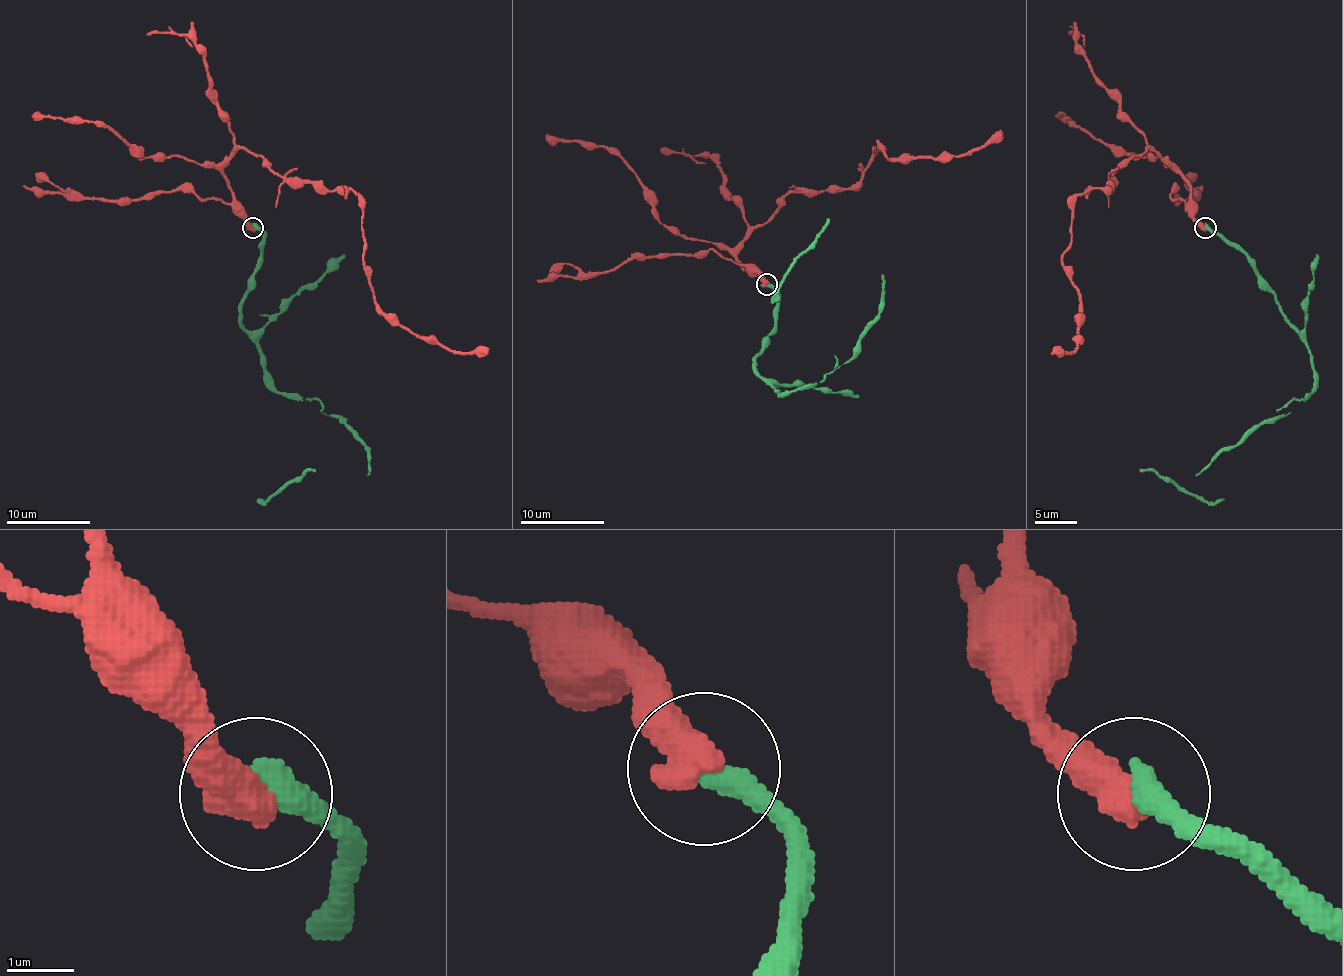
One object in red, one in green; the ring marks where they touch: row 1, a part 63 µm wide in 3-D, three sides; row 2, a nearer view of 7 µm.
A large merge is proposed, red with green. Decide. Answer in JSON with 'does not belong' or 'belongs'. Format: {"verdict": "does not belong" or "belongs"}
{"verdict": "belongs"}

